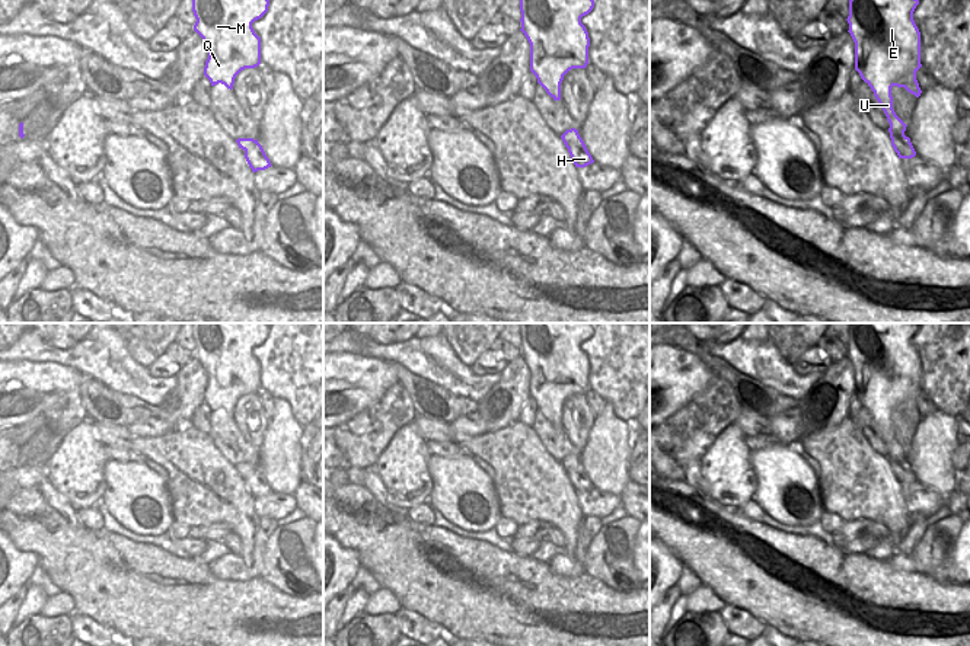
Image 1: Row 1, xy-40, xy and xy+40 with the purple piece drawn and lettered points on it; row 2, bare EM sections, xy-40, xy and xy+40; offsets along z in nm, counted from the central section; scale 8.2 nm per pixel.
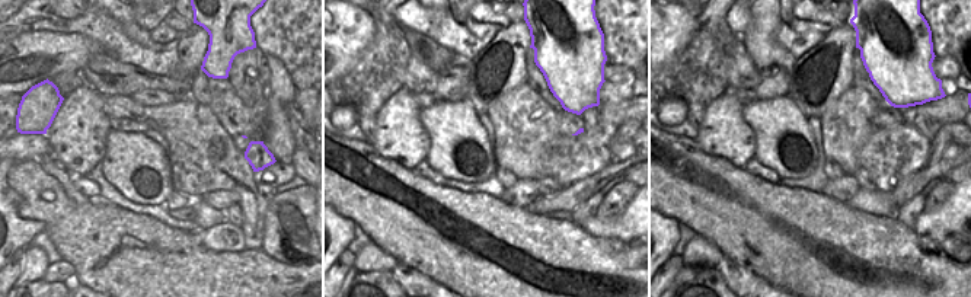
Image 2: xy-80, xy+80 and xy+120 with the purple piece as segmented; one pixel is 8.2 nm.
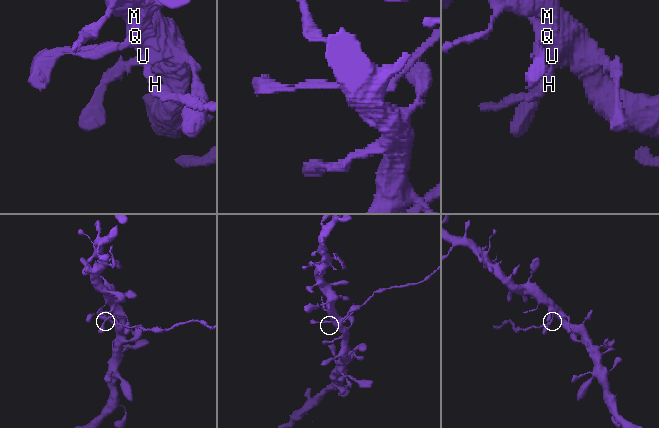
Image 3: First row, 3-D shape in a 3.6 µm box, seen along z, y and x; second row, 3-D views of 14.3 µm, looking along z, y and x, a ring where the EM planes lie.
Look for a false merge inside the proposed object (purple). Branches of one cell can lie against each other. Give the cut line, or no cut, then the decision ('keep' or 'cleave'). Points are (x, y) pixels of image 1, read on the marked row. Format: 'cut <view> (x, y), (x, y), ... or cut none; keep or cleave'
cut xy+40 (903, 131), (893, 131), (890, 134); cleave

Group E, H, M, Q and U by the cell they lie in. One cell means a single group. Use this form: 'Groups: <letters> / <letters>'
Groups: E M Q U / H.

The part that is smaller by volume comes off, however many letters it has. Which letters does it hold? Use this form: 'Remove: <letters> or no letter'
Remove: H.

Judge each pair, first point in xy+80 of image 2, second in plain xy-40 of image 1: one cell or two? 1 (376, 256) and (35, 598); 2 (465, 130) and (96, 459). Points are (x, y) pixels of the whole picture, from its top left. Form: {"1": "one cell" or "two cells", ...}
{"1": "two cells", "2": "two cells"}

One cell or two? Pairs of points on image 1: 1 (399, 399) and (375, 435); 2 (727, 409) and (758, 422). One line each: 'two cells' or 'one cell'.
1: one cell
2: two cells

